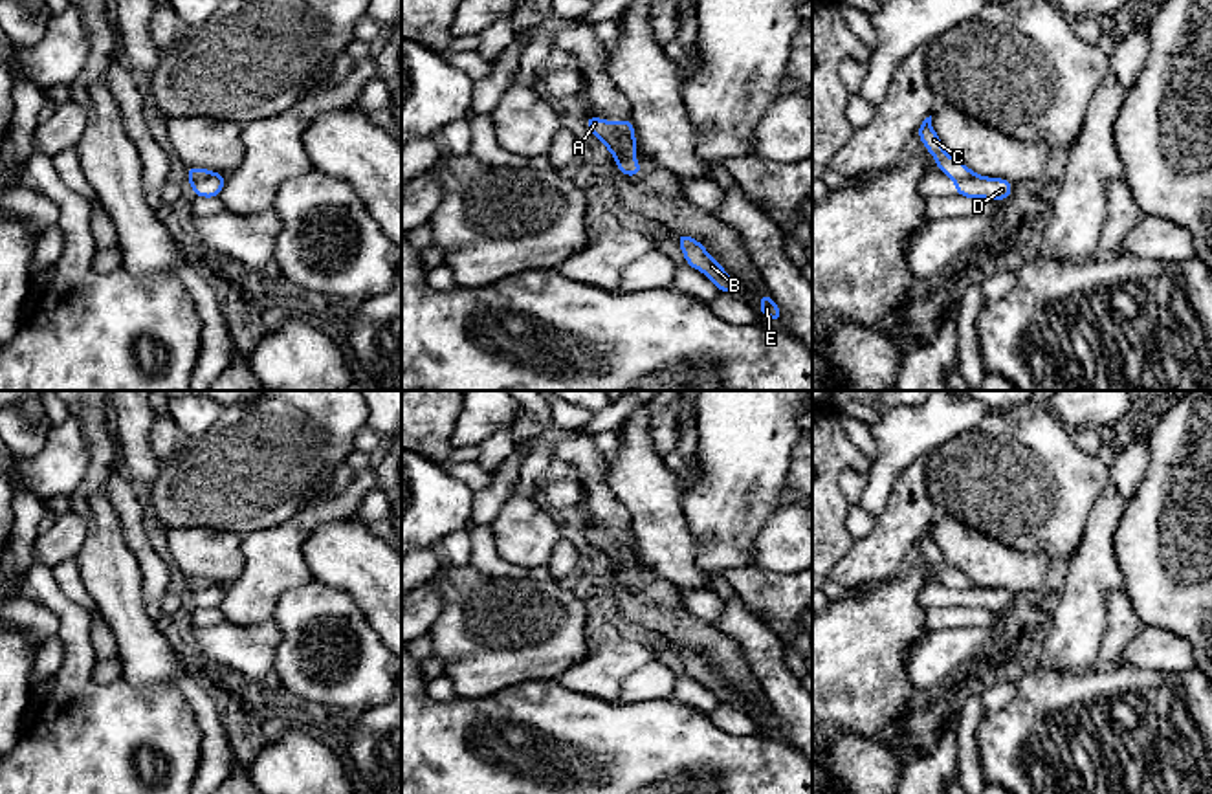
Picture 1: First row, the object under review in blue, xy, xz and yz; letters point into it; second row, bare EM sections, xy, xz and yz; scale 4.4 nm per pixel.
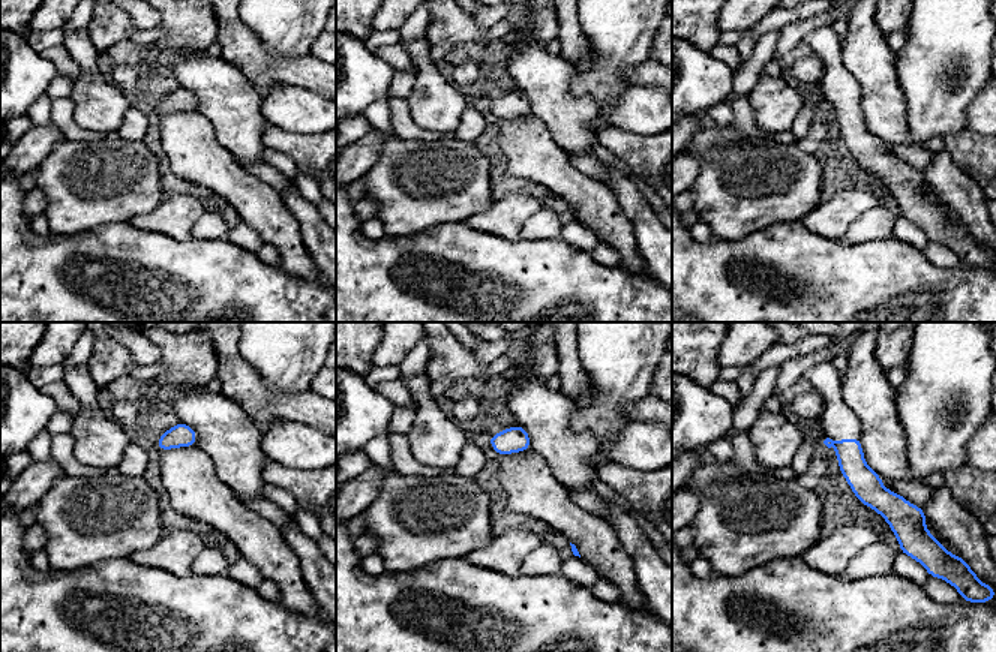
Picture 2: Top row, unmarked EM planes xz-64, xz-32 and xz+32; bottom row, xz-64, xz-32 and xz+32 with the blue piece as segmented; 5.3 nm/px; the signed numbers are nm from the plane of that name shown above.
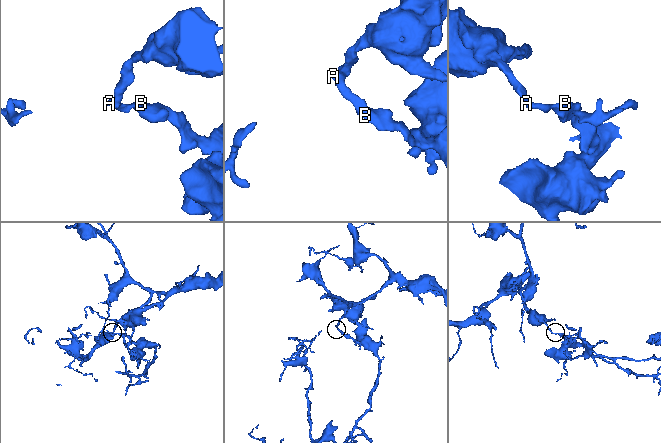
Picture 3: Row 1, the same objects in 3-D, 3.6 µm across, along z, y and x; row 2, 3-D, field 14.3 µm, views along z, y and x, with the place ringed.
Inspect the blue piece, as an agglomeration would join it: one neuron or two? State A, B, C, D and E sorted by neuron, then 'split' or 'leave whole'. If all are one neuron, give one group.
A C / B D E | split

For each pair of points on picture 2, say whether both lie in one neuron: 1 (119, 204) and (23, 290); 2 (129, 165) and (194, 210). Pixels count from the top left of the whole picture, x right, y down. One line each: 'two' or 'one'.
1: two
2: two

